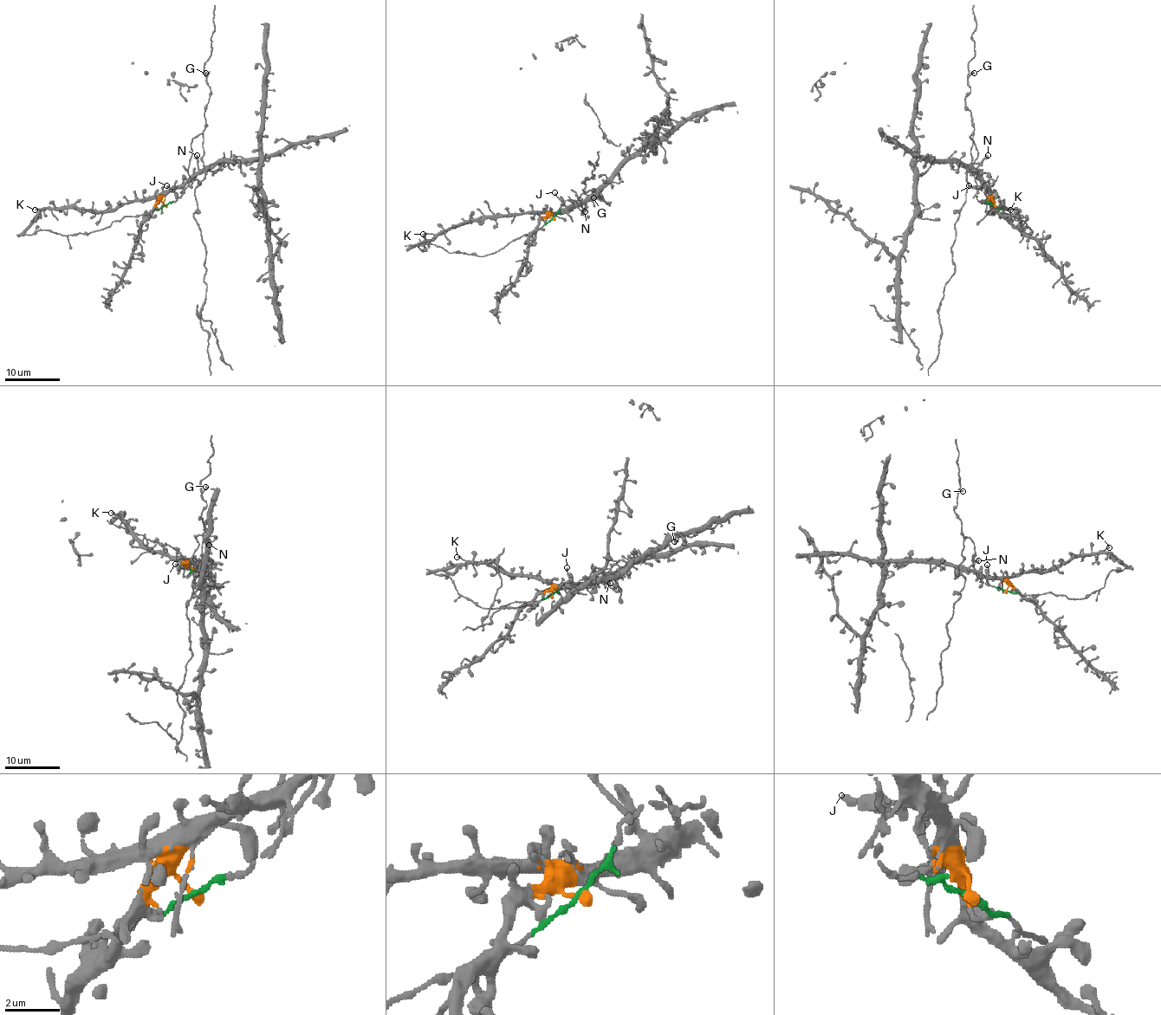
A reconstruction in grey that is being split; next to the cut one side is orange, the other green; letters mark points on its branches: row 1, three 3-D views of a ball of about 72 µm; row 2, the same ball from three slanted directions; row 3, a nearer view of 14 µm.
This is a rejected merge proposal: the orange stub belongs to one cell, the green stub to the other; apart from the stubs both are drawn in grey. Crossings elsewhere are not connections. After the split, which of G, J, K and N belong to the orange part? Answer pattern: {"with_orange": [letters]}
{"with_orange": ["J", "K", "N"]}

